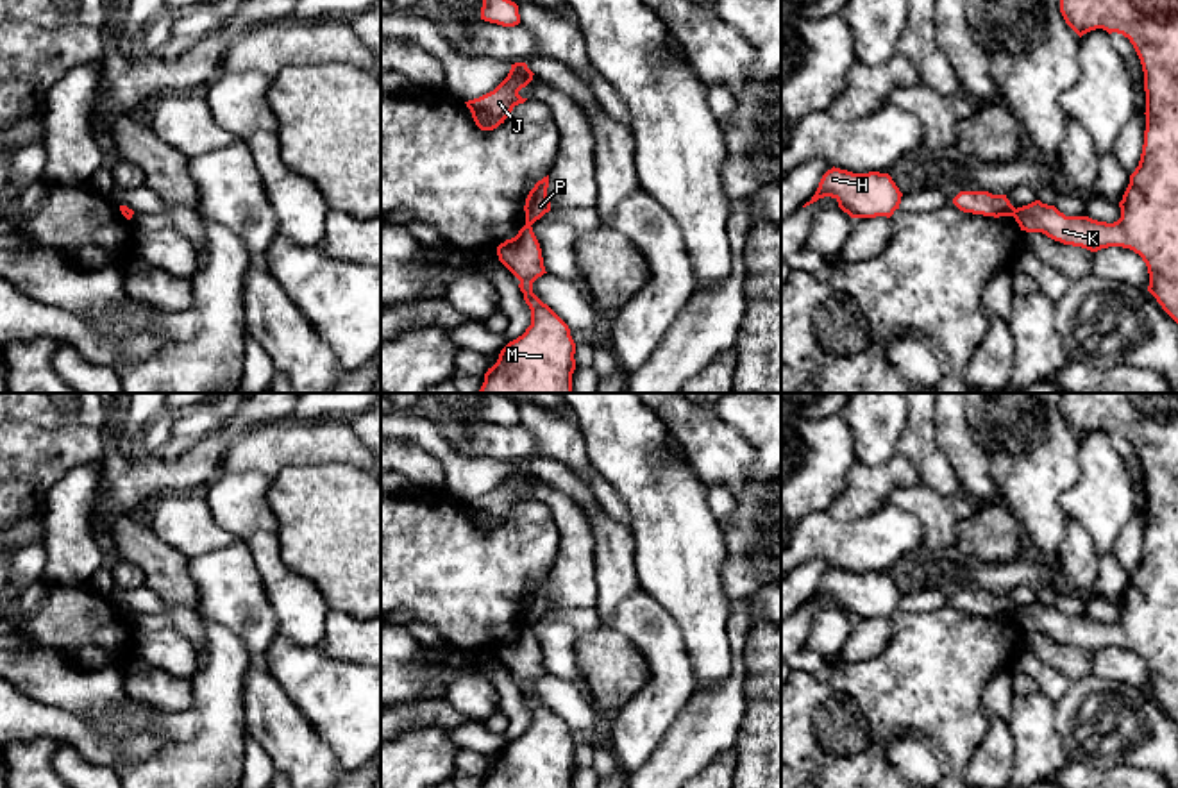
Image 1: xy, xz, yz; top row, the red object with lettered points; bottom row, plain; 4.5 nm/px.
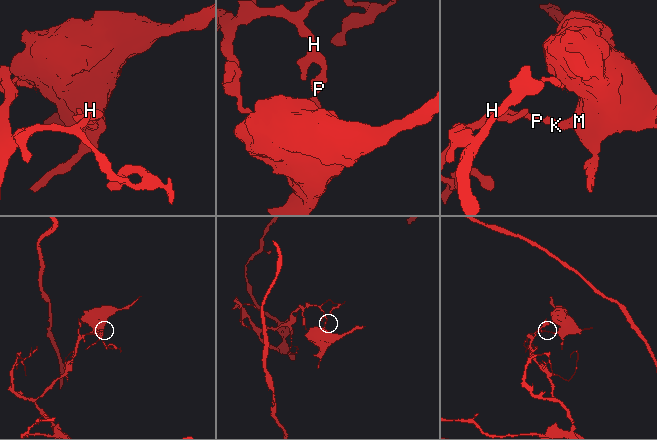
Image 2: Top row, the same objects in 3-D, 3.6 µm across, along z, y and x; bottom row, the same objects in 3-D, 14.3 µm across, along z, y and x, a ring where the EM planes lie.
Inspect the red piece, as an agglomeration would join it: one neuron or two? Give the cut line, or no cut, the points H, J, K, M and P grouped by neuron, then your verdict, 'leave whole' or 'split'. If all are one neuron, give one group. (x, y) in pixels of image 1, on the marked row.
cut yz (1014, 208), (1012, 215); groups H J P / K M; split

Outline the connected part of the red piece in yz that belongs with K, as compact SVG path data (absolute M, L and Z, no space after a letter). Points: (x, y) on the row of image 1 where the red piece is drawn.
M1060 0L1060 13L1080 38L1103 29L1108 34L1123 34L1133 45L1142 64L1146 91L1142 154L1119 202L1117 222L1065 216L1040 200L1014 209L1014 218L1021 231L1042 232L1064 245L1090 252L1108 247L1133 250L1148 266L1148 291L1178 323L1178 0Z

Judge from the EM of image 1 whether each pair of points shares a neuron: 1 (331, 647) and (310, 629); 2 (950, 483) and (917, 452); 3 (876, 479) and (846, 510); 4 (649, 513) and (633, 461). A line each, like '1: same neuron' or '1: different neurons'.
1: different neurons
2: same neuron
3: same neuron
4: same neuron

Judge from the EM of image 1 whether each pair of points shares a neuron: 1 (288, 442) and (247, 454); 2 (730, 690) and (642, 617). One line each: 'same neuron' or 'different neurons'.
1: same neuron
2: different neurons

